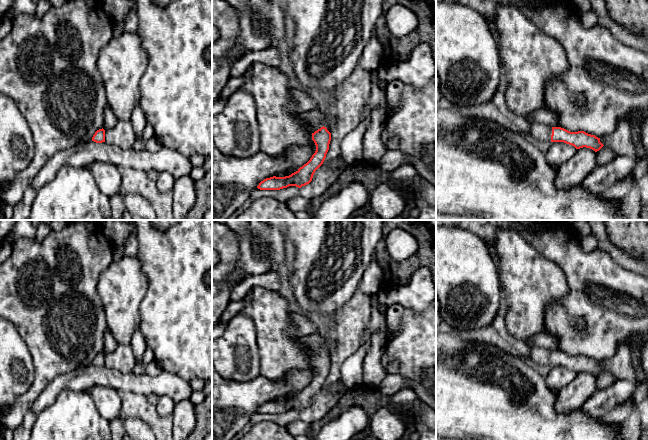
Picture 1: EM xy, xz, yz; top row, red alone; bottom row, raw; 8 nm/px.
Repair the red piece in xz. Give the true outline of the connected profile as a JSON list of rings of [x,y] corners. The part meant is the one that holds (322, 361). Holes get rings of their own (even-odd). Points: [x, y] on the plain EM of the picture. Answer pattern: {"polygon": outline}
{"polygon": [[[323,350],[312,357],[312,364],[316,369],[316,375],[306,388],[289,400],[266,402],[259,407],[257,412],[260,414],[280,414],[289,410],[301,412],[309,408],[315,395],[323,388],[326,382],[331,365],[331,357]]]}

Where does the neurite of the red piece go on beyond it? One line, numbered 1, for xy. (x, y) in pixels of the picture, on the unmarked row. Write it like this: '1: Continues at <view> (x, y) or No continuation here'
1: No continuation here

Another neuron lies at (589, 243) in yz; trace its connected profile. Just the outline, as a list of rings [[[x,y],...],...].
[[[593,234],[580,237],[580,243],[584,251],[592,252],[598,249],[598,241]]]

